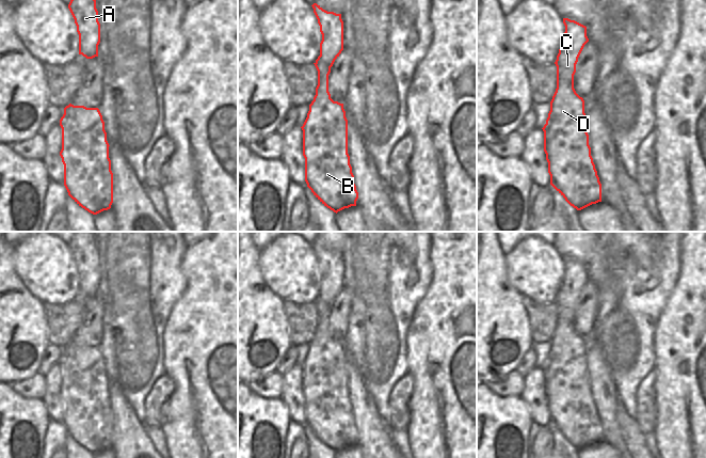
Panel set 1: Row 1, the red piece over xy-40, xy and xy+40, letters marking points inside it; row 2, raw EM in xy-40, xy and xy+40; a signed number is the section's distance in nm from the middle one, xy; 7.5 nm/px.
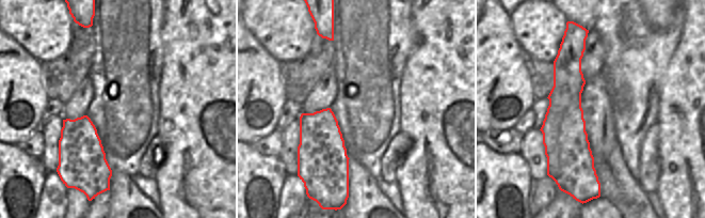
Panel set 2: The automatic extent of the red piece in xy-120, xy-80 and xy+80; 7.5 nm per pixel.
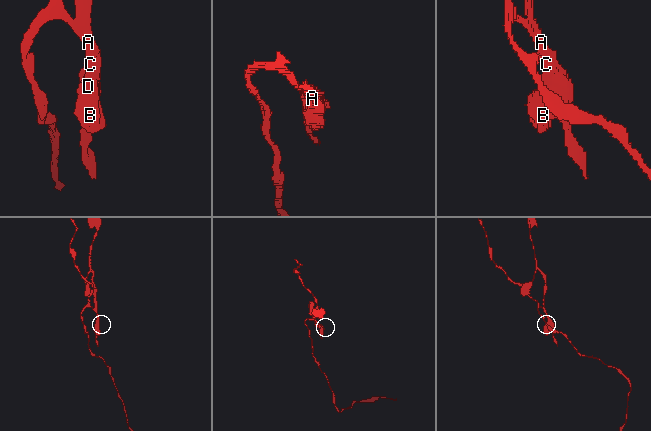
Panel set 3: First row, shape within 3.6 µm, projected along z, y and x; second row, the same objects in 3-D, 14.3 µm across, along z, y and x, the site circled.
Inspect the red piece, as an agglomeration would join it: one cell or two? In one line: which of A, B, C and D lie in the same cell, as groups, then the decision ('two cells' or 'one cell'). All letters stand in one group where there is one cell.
groups A C / B D; two cells

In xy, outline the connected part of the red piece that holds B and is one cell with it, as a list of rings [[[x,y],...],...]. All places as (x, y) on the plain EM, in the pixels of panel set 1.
[[[314,303],[318,310],[317,335],[301,366],[305,421],[314,435],[337,453],[356,445],[358,438],[348,393],[348,359],[343,343],[334,341],[328,331],[331,306]]]

